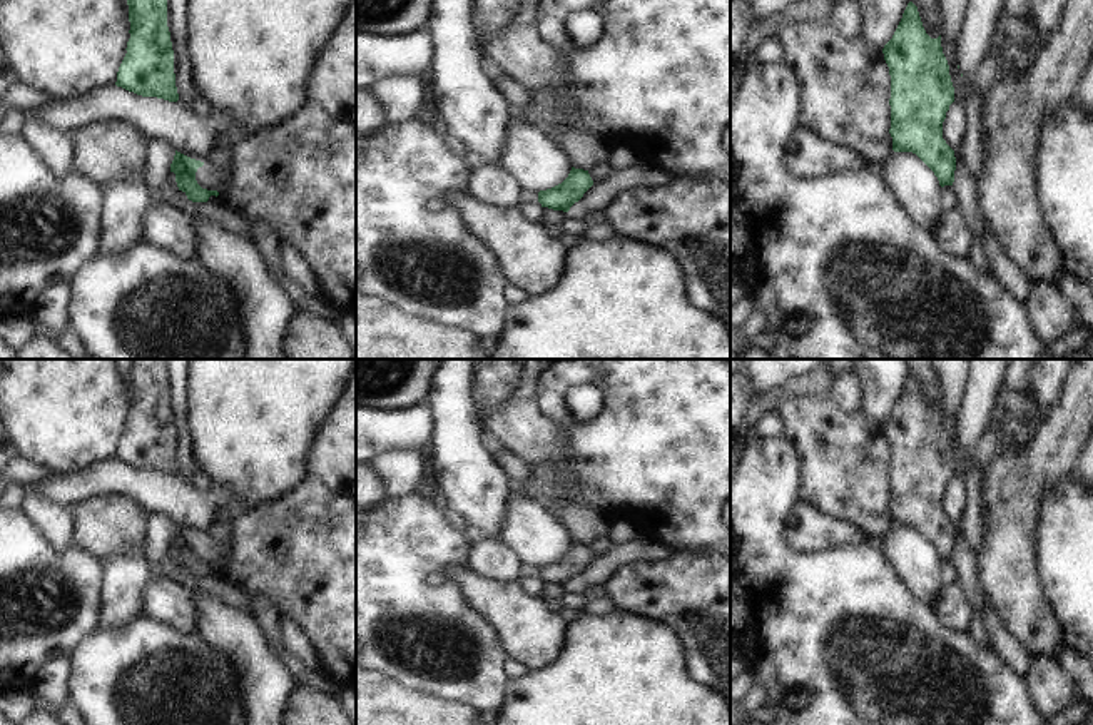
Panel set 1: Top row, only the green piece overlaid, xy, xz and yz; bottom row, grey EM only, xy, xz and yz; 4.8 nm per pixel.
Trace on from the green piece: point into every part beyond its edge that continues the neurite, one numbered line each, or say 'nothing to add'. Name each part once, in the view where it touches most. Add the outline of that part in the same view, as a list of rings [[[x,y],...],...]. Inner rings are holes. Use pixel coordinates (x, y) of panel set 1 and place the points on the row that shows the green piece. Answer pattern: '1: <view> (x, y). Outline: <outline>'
nothing to add.

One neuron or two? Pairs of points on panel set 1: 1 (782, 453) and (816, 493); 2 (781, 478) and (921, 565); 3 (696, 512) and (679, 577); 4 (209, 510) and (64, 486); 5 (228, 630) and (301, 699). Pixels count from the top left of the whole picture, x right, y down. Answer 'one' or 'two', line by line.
1: two
2: two
3: two
4: one
5: two

